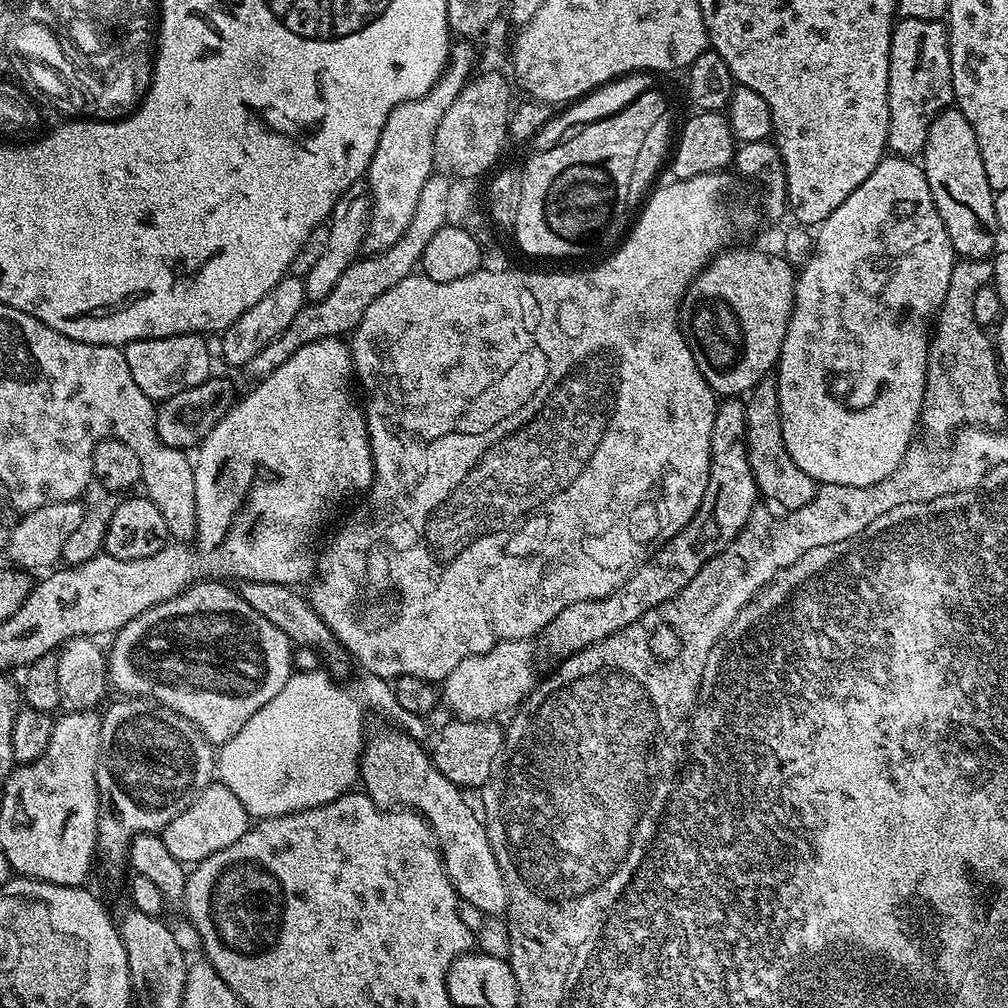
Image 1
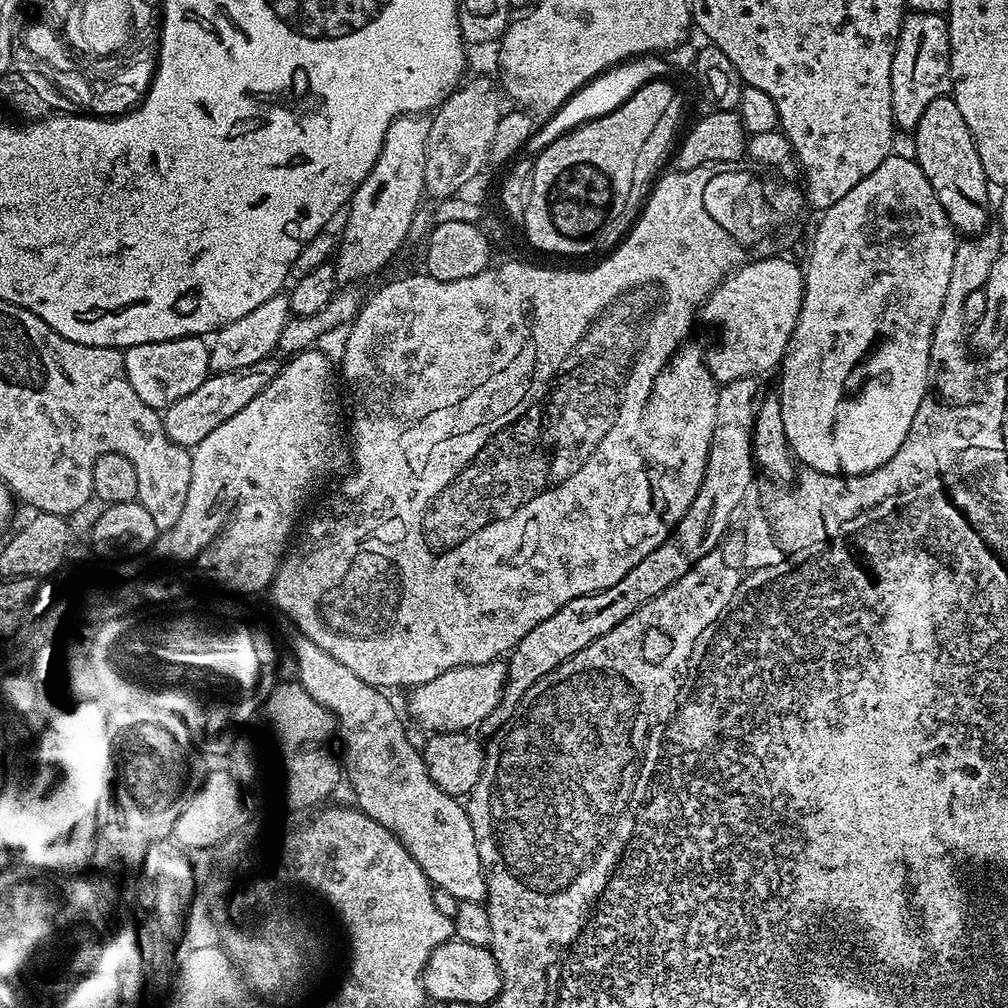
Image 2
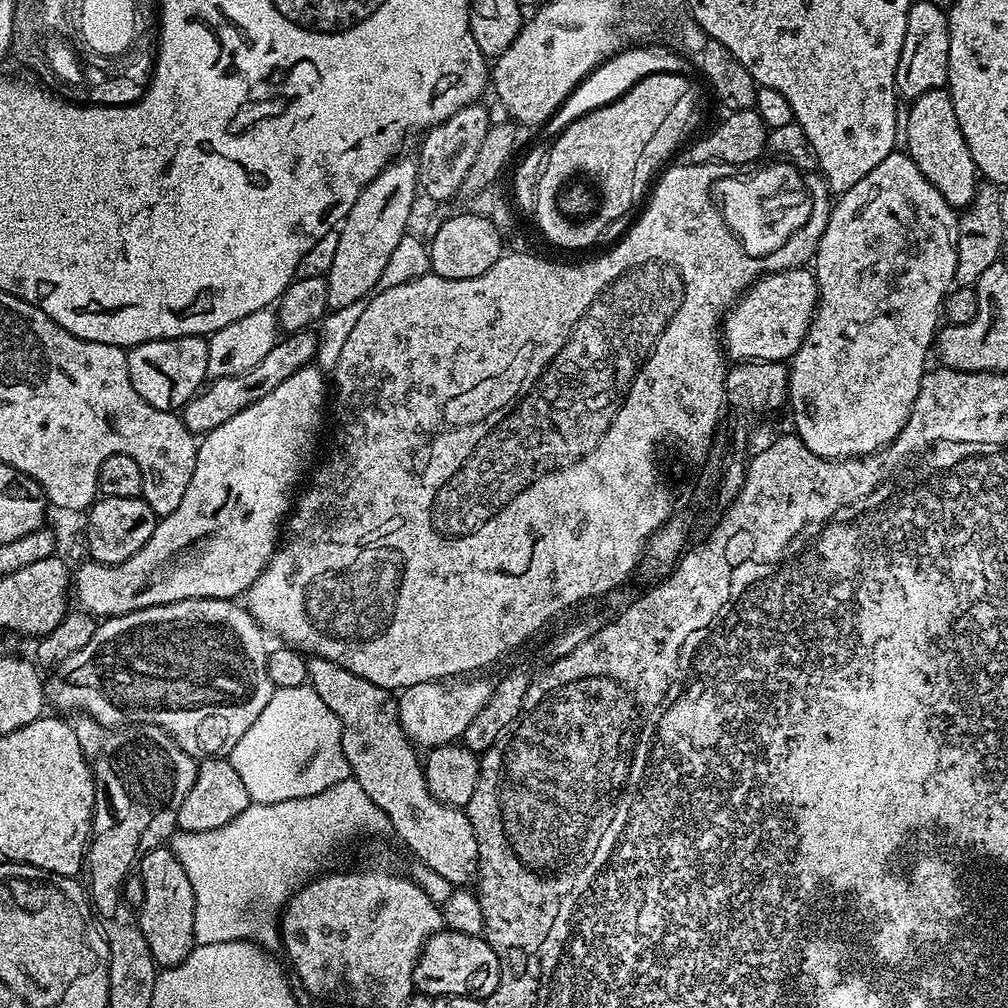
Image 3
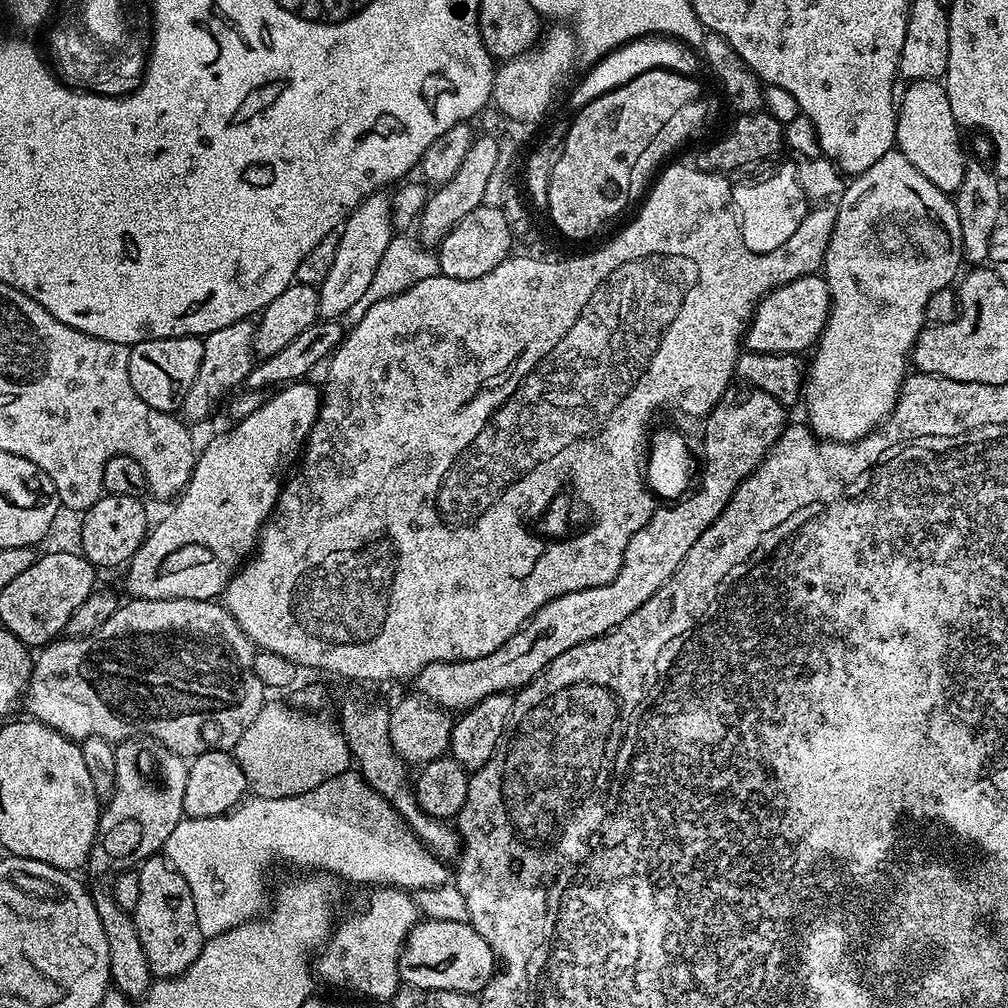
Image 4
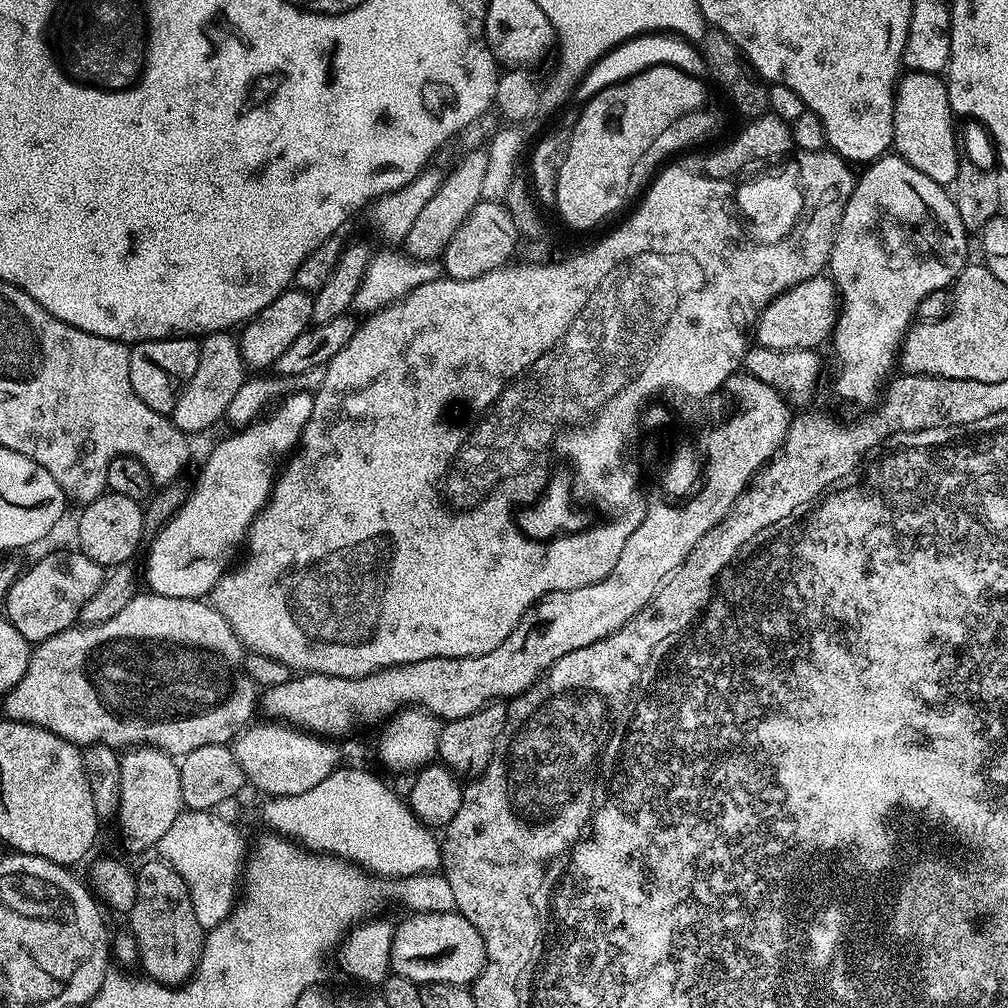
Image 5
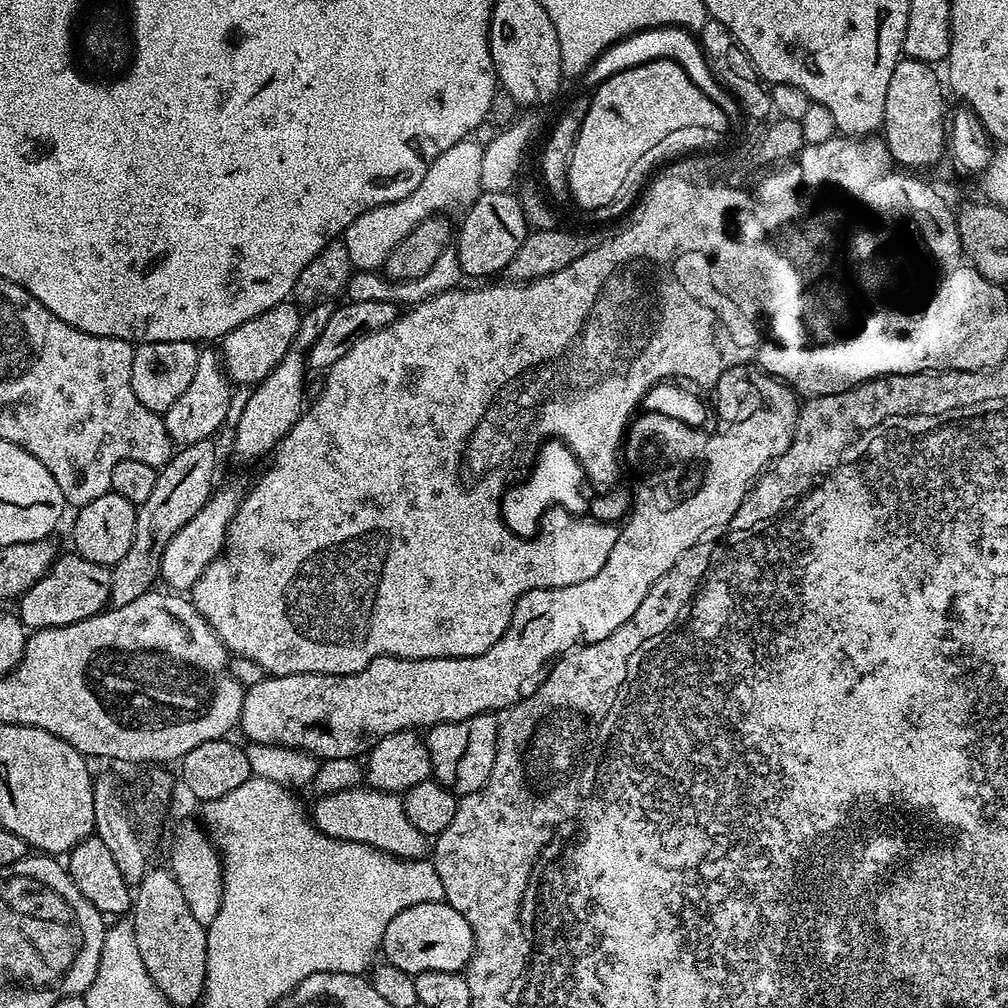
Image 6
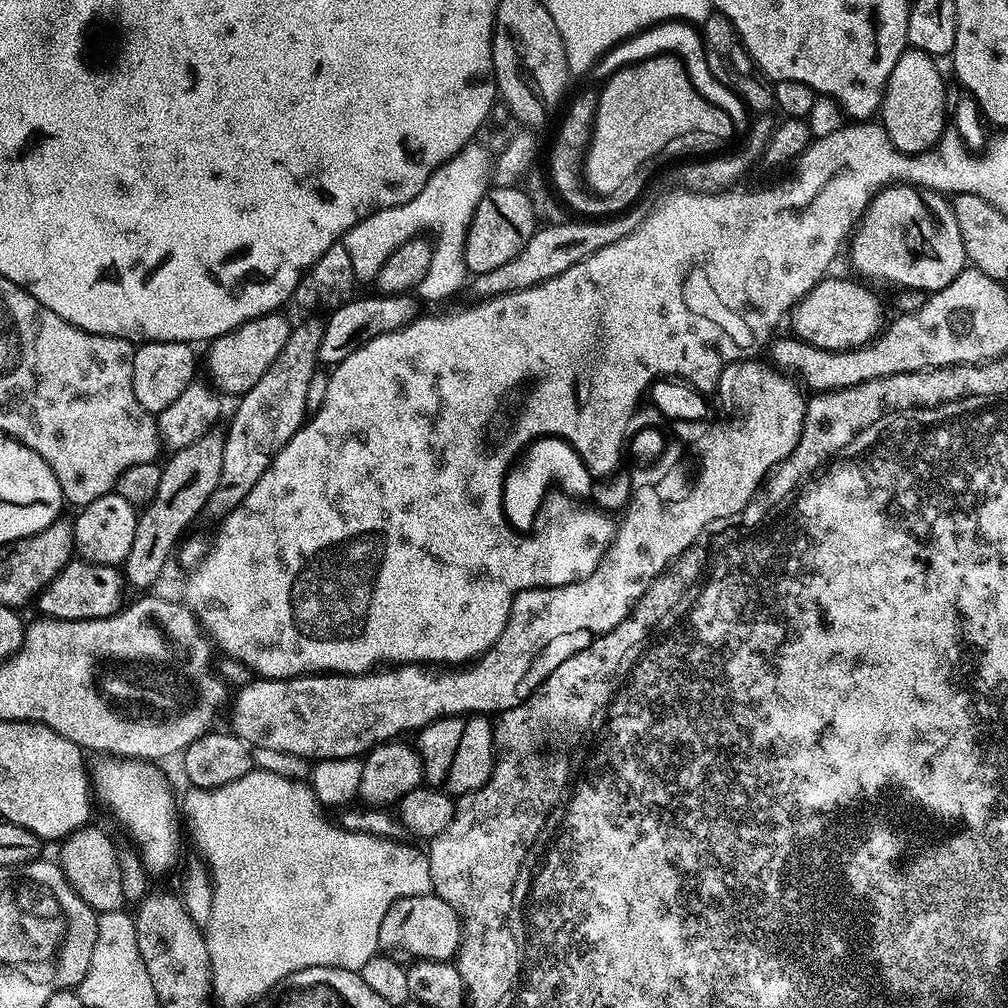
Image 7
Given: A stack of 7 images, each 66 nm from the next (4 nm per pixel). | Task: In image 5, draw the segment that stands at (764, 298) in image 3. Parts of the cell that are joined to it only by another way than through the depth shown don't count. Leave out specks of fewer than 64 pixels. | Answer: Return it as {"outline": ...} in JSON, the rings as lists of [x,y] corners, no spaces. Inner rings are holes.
{"outline":[[[827,275],[812,276],[787,288],[762,309],[754,325],[754,336],[759,347],[782,350],[783,348],[819,349],[824,339],[833,335],[838,315],[836,285]]]}

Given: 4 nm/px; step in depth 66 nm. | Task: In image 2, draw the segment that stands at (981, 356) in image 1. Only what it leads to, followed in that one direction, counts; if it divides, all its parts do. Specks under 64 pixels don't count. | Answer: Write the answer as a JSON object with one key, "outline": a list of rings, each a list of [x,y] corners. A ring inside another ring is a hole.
{"outline":[[[996,226],[969,235],[957,243],[954,250],[954,266],[950,270],[950,282],[946,286],[946,298],[942,302],[942,314],[938,314],[938,322],[934,326],[934,334],[930,342],[930,380],[934,385],[934,392],[945,404],[970,404],[977,399],[978,384],[976,379],[980,372],[976,369],[973,349],[970,347],[970,326],[964,317],[964,307],[969,294],[983,288],[986,278],[990,278],[990,270],[994,262],[1000,257],[1001,229]]]}

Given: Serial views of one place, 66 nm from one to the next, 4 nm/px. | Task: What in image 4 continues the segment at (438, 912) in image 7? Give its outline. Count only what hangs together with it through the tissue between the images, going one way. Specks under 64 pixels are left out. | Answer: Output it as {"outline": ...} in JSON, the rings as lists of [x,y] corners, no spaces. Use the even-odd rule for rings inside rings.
{"outline":[[[421,919],[404,939],[404,950],[400,953],[401,981],[410,986],[418,986],[427,993],[434,990],[458,990],[479,994],[492,981],[492,974],[497,968],[497,958],[490,950],[486,938],[482,938],[482,934],[478,934],[478,930],[474,930],[467,922]]]}

